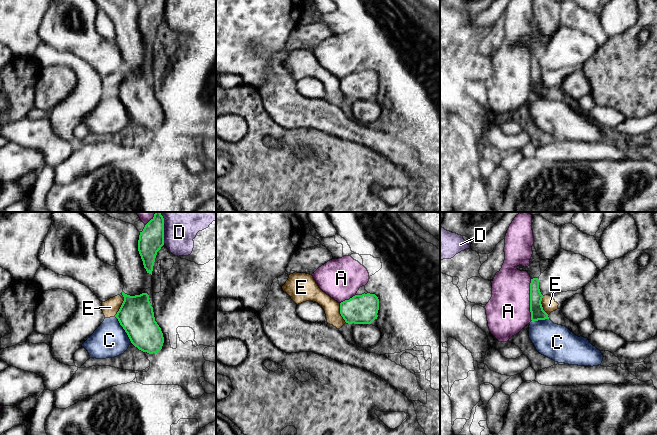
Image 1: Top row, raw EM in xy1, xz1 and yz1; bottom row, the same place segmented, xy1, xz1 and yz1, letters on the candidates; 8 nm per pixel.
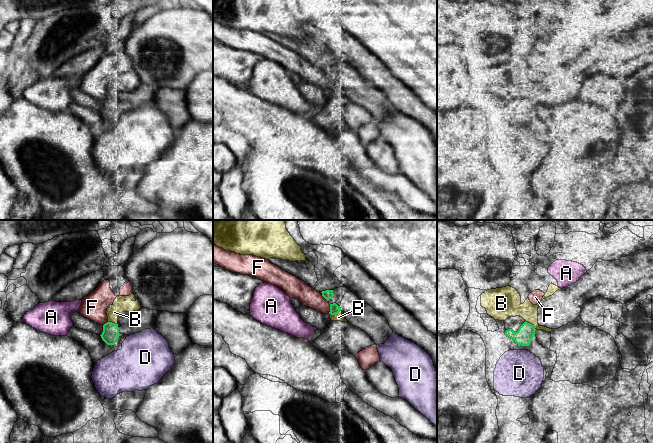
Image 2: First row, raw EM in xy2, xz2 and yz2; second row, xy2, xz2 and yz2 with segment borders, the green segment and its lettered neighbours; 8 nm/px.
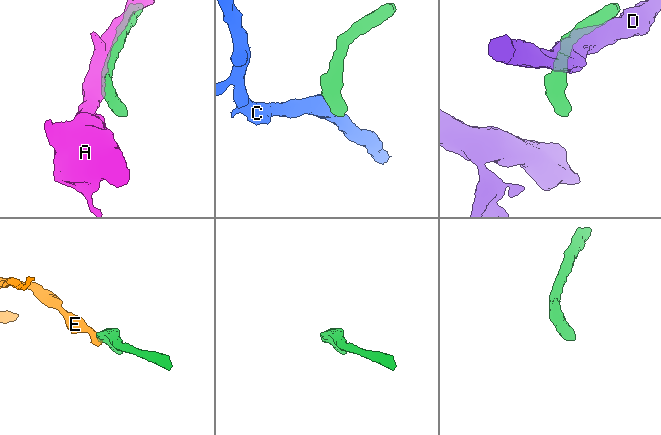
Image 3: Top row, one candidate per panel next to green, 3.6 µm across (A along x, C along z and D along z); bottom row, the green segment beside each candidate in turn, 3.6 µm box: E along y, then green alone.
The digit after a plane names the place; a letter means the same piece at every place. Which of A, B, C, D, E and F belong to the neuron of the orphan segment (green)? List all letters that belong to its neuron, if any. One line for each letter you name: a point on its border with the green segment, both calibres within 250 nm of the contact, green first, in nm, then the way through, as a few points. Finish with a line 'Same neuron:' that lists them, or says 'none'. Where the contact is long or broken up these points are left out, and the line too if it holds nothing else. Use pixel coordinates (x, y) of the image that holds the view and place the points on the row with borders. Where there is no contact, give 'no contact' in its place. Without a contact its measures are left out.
Same neuron: none

